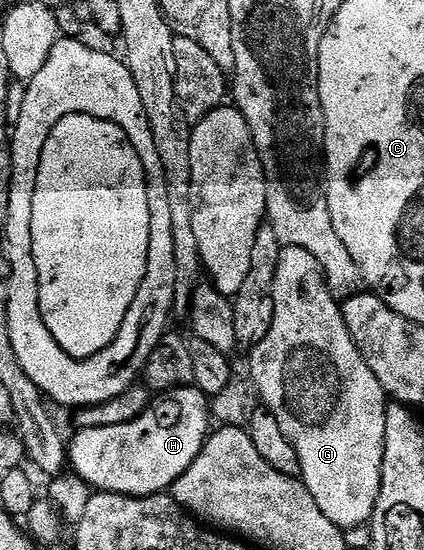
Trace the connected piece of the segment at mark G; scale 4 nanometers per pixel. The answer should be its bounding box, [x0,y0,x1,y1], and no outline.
[249,247,388,529]

